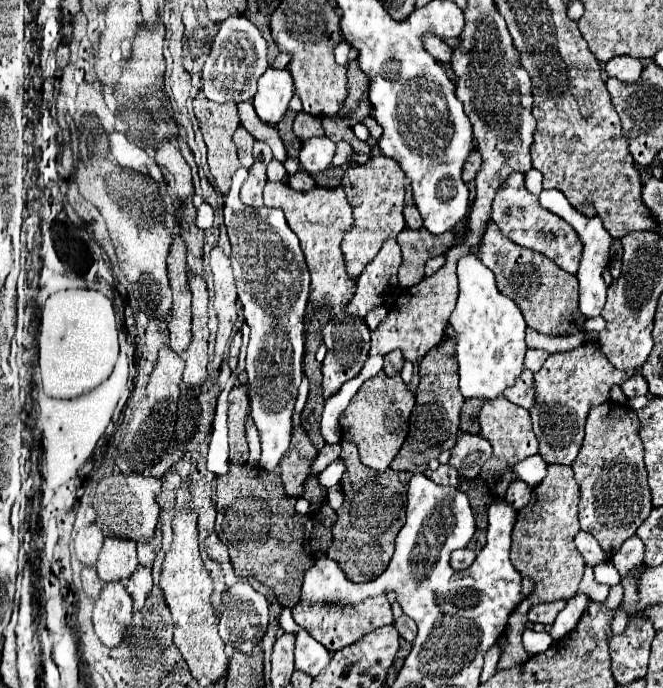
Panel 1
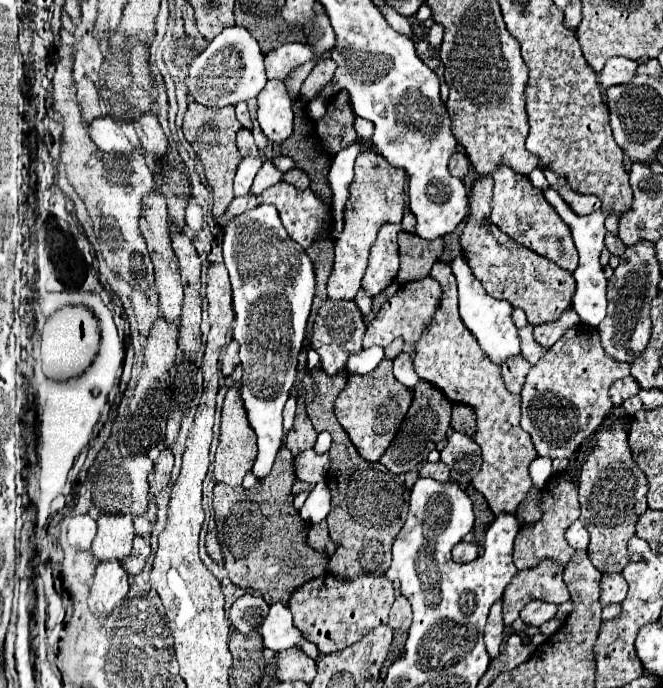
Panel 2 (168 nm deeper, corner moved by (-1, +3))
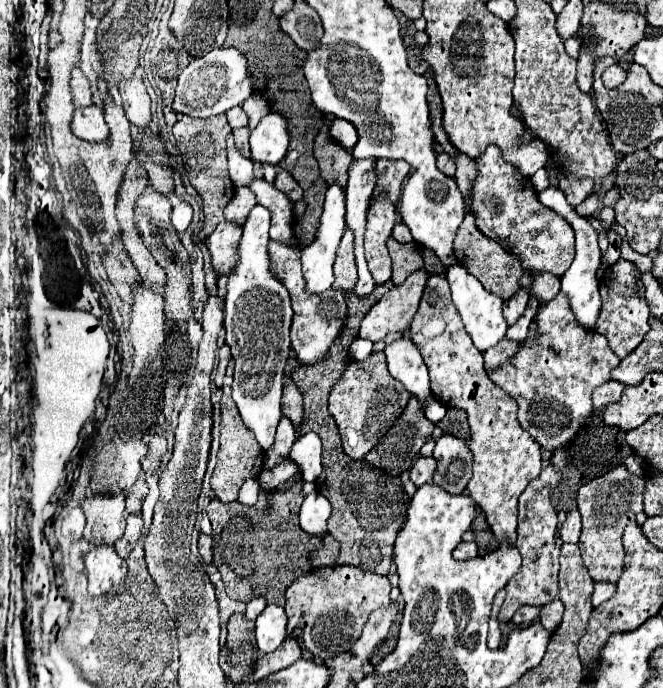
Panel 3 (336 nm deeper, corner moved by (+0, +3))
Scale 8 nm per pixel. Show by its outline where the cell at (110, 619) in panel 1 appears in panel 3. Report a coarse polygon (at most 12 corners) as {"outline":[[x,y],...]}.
{"outline":[[113,546],[85,554],[89,594],[125,580],[127,562]]}

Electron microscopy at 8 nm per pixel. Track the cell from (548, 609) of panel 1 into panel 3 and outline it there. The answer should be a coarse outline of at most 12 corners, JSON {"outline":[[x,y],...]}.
{"outline":[[523,606],[513,616],[515,624],[539,620],[537,606]]}

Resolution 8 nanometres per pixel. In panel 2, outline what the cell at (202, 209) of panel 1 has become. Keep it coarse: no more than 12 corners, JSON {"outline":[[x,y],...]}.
{"outline":[[198,202],[186,208],[186,224],[190,230],[200,230],[204,210]]}

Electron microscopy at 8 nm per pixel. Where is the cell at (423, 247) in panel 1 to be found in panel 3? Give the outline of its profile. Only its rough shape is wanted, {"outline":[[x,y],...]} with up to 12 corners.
{"outline":[[389,238],[387,250],[393,260],[393,286],[421,270],[415,244],[399,244]]}

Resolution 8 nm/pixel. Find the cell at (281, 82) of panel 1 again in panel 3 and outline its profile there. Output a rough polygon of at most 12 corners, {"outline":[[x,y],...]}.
{"outline":[[267,114],[251,132],[251,160],[277,166],[287,124]]}

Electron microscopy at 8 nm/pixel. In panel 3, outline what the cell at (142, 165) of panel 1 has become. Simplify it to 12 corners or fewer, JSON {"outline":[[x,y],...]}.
{"outline":[[99,106],[77,108],[71,130],[81,140],[103,142],[107,124]]}

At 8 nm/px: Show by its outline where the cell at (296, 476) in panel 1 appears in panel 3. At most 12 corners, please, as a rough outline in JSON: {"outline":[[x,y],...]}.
{"outline":[[295,382],[283,386],[281,410],[299,432],[303,398]]}

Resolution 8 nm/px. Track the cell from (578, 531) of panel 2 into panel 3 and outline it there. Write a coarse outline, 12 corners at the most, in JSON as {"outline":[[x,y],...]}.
{"outline":[[571,510],[561,524],[559,538],[563,542],[579,542],[581,516]]}

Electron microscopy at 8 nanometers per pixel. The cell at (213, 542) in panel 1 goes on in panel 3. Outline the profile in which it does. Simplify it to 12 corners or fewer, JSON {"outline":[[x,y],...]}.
{"outline":[[199,536],[199,554],[205,564],[211,564],[211,536]]}

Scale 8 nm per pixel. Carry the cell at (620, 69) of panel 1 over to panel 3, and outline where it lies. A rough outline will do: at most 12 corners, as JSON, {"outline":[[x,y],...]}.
{"outline":[[619,64],[603,72],[603,84],[615,88],[625,82],[625,72]]}

